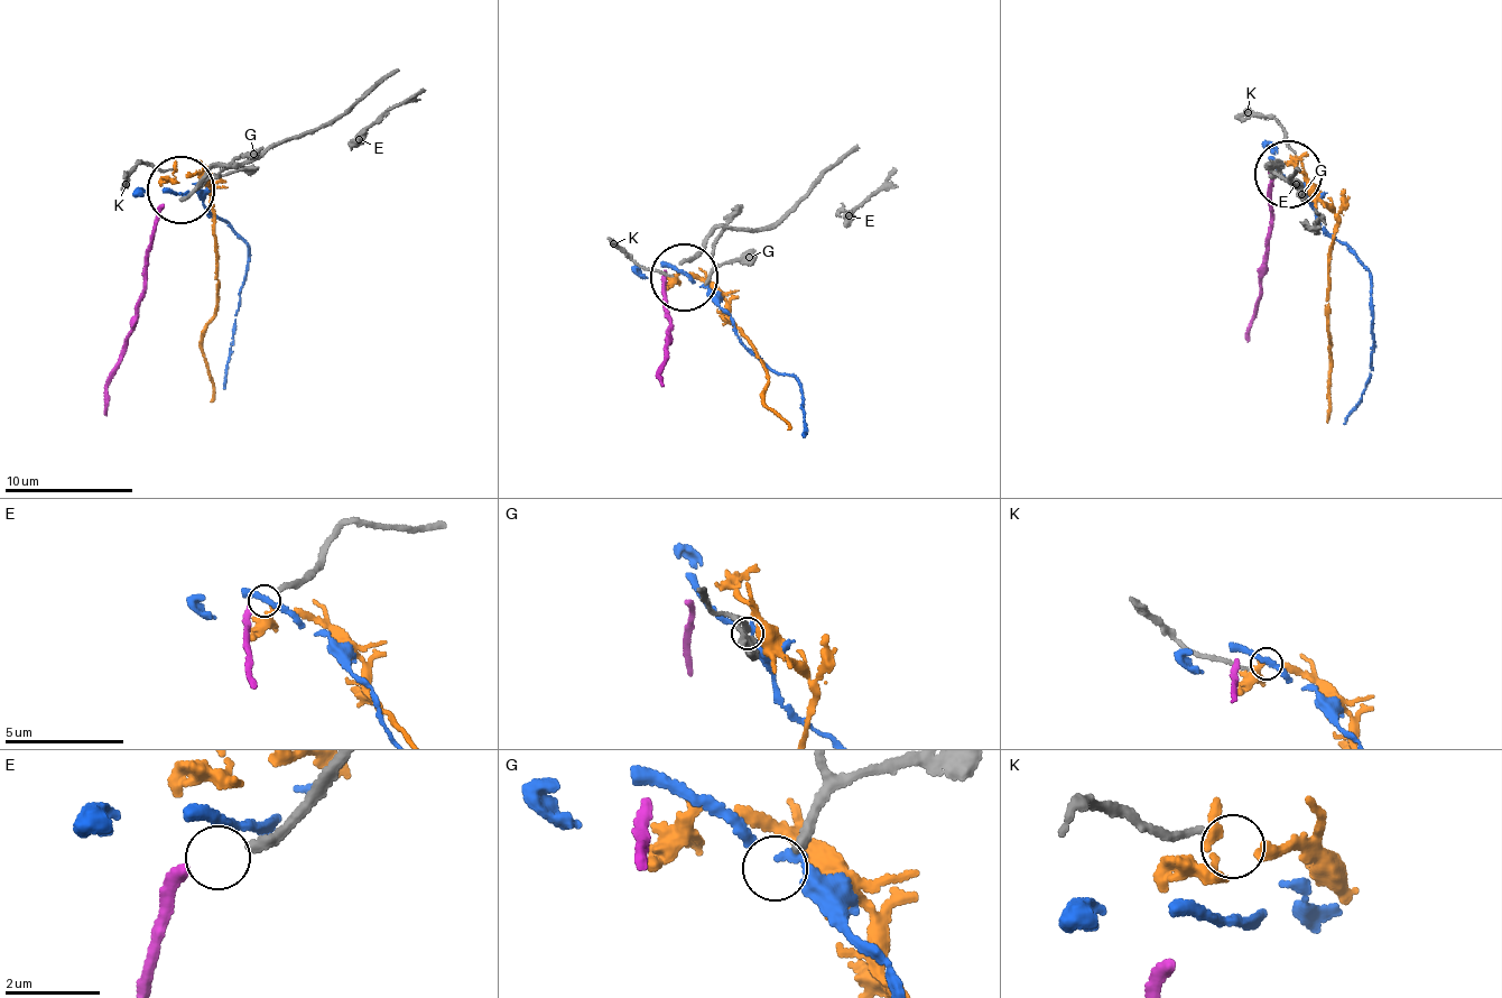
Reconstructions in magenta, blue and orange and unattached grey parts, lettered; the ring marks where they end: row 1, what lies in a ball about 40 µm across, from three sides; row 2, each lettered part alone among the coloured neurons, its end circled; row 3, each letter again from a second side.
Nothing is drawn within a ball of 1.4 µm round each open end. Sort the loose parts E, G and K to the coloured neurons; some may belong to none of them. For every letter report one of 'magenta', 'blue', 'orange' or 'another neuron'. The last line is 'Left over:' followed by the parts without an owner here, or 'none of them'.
E: magenta
G: another neuron
K: orange
Left over: G

